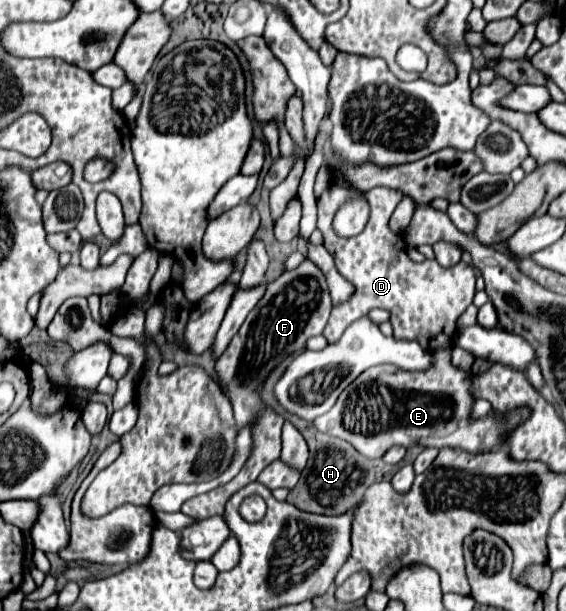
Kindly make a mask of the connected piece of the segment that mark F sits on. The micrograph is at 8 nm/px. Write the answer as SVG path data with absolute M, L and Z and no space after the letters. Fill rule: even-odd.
M303 261L299 267L295 267L291 271L283 271L273 283L267 285L265 295L253 307L253 311L247 315L239 333L233 337L227 351L215 363L217 383L223 387L225 395L229 397L229 401L233 405L233 419L235 419L237 429L241 431L243 427L251 427L251 437L253 437L251 455L237 477L233 477L229 483L205 493L205 495L189 499L187 503L183 503L181 513L189 515L197 521L213 517L213 515L223 515L223 507L225 507L227 499L235 491L245 487L247 483L255 481L257 475L271 461L280 458L283 417L279 413L275 413L275 409L269 407L261 399L263 385L277 365L281 365L291 353L303 351L305 343L311 337L323 333L329 313L331 313L331 297L327 291L325 275L311 261Z

